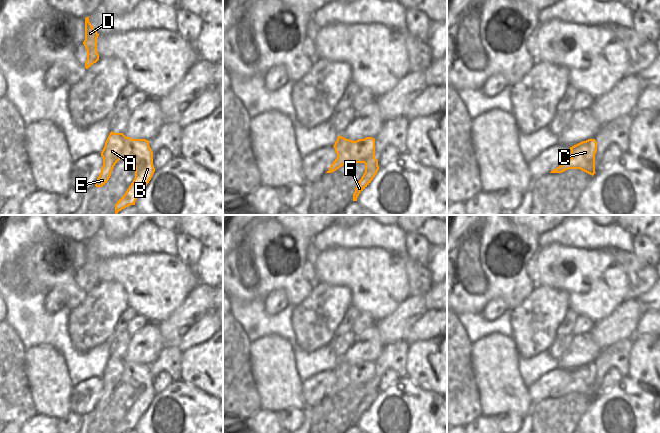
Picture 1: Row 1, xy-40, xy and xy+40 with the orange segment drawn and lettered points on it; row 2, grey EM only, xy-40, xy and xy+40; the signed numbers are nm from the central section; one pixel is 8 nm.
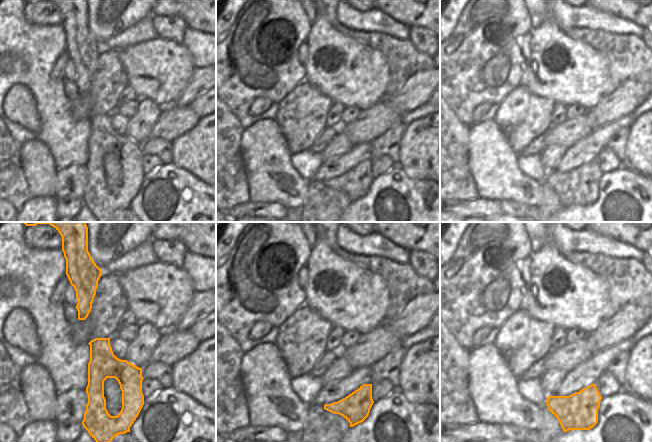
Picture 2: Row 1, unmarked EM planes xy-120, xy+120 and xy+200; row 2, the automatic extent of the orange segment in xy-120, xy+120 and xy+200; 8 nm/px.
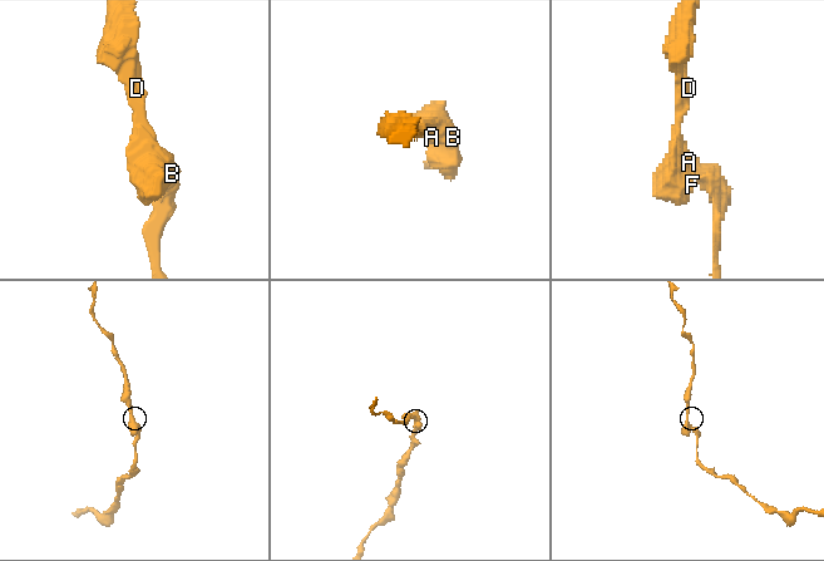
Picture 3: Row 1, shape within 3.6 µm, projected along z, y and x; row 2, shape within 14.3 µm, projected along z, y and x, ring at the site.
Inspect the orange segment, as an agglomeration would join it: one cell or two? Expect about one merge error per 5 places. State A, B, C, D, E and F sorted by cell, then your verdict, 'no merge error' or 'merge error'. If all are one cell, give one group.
A B C D E F; no merge error

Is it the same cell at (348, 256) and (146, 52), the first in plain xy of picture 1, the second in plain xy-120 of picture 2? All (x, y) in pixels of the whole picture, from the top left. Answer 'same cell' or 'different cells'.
same cell

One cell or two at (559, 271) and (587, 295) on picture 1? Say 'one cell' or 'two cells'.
one cell

